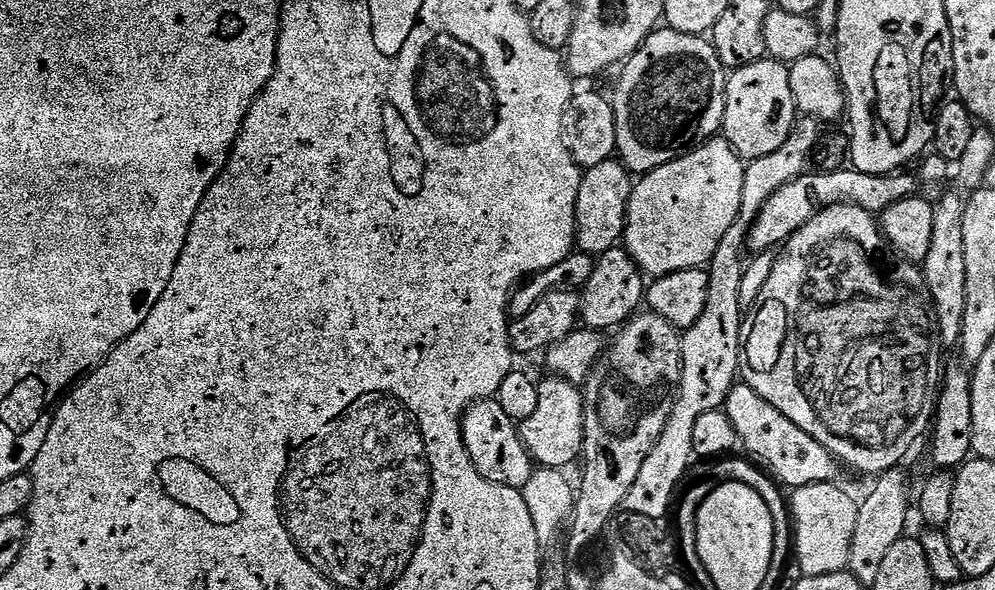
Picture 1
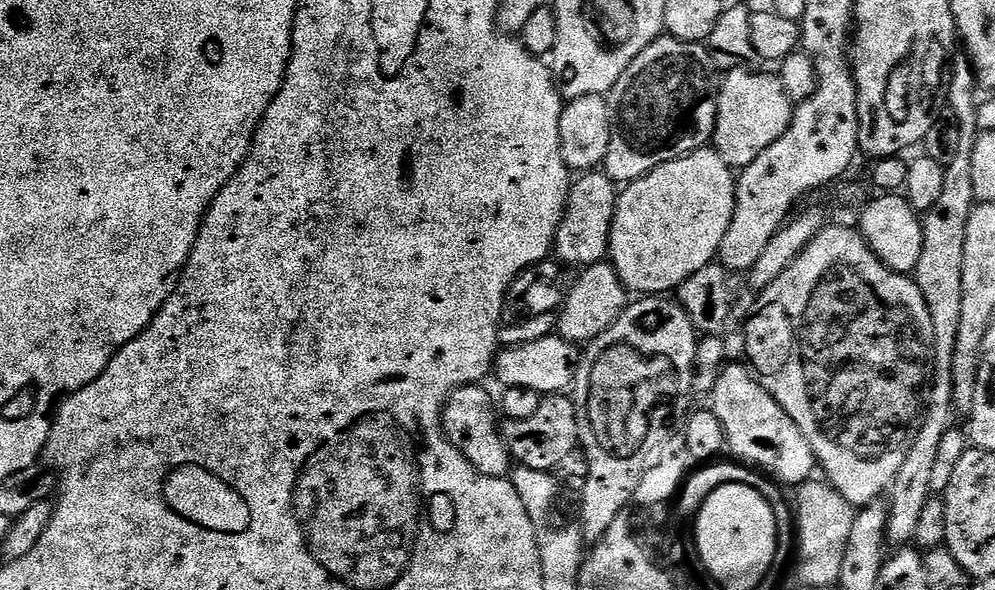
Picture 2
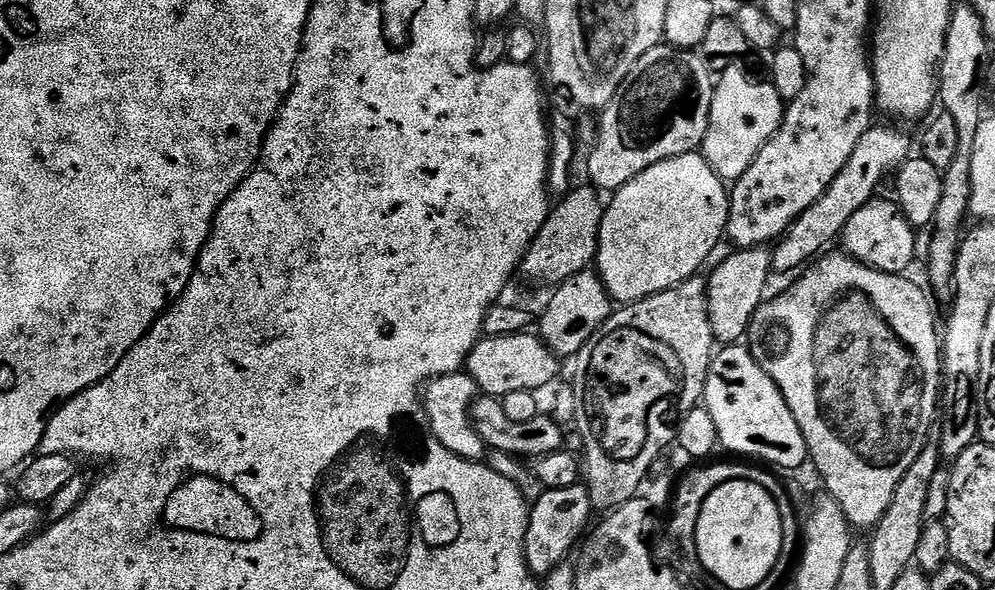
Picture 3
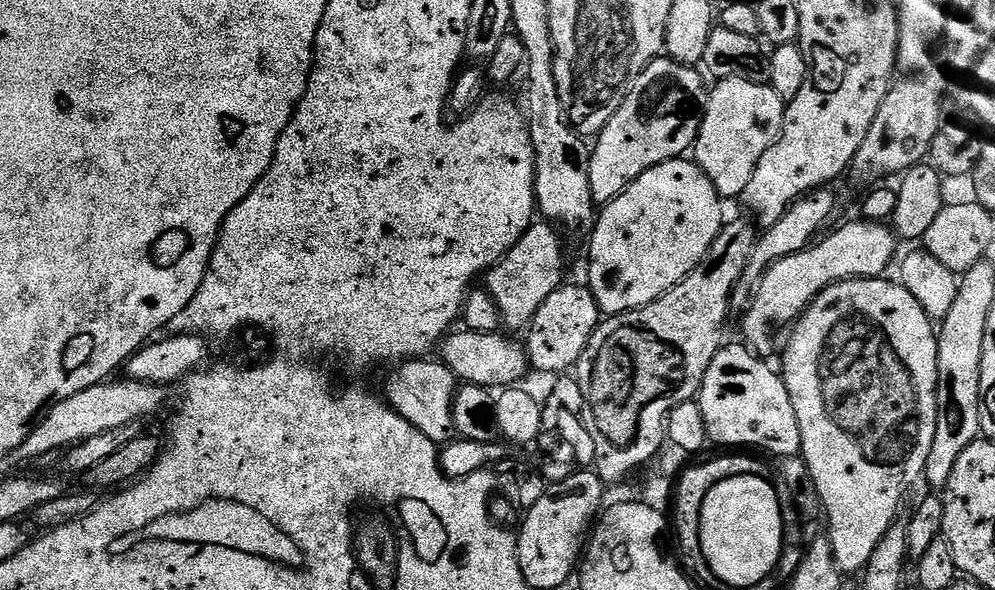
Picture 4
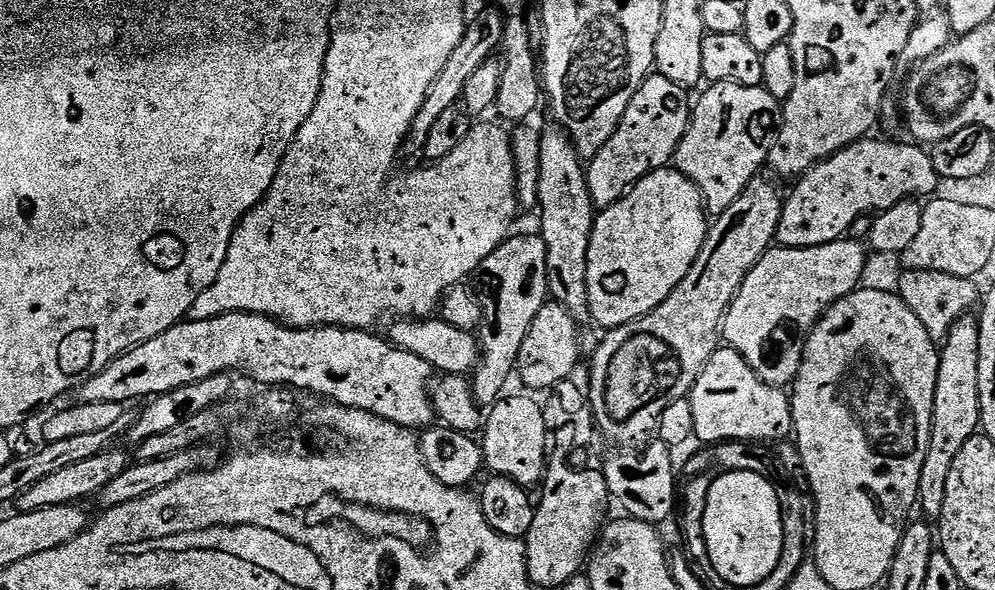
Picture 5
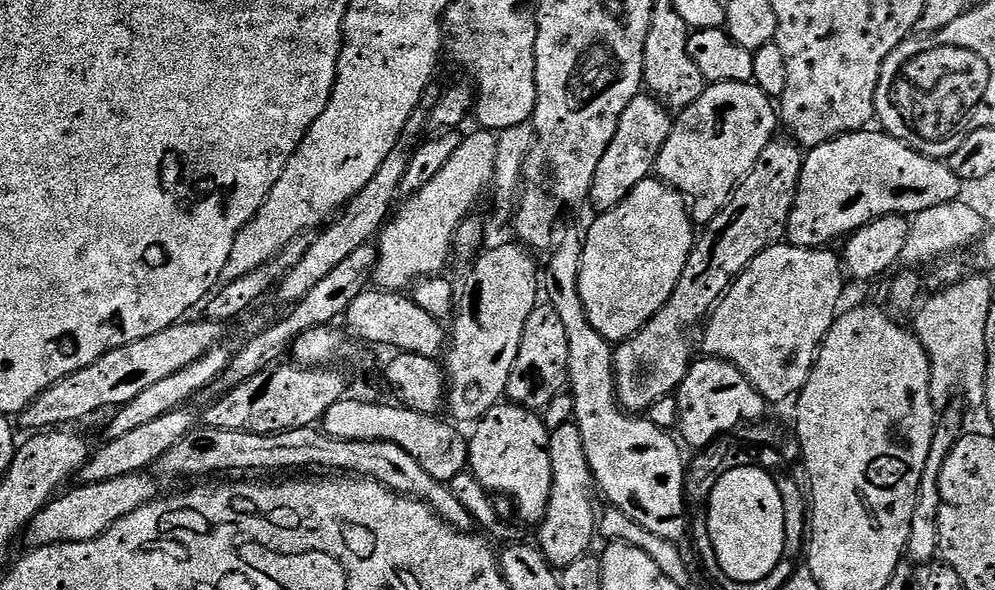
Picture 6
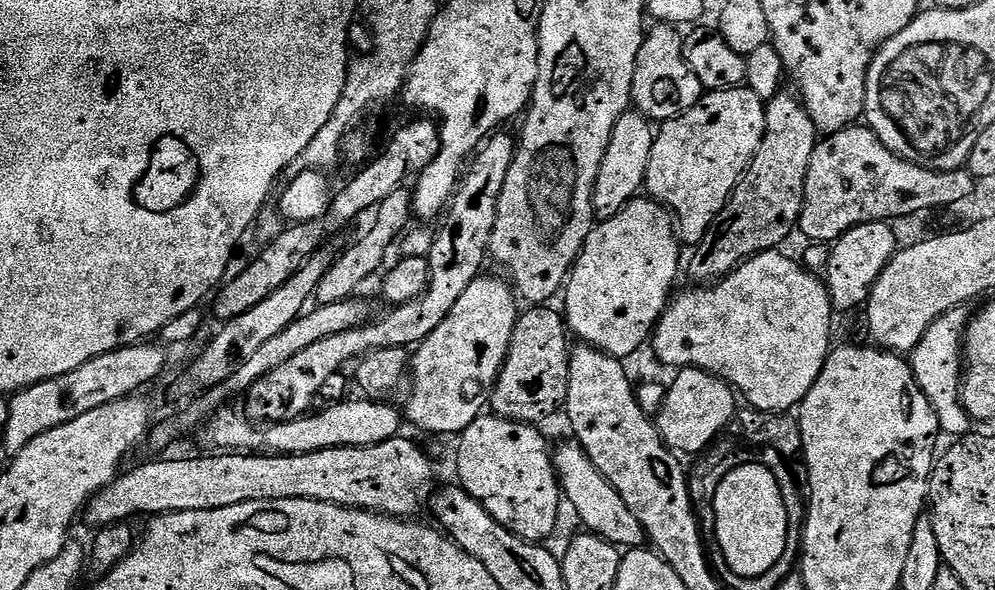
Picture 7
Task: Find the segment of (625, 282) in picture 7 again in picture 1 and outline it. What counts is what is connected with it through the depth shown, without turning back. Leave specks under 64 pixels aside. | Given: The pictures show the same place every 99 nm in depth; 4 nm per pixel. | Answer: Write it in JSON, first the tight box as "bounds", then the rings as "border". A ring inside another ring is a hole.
{"bounds":[622,138,745,277],"border":[[[713,138],[635,181],[622,244],[645,277],[704,268],[711,261],[718,242],[722,242],[740,213],[745,167],[745,161],[727,140]]]}

